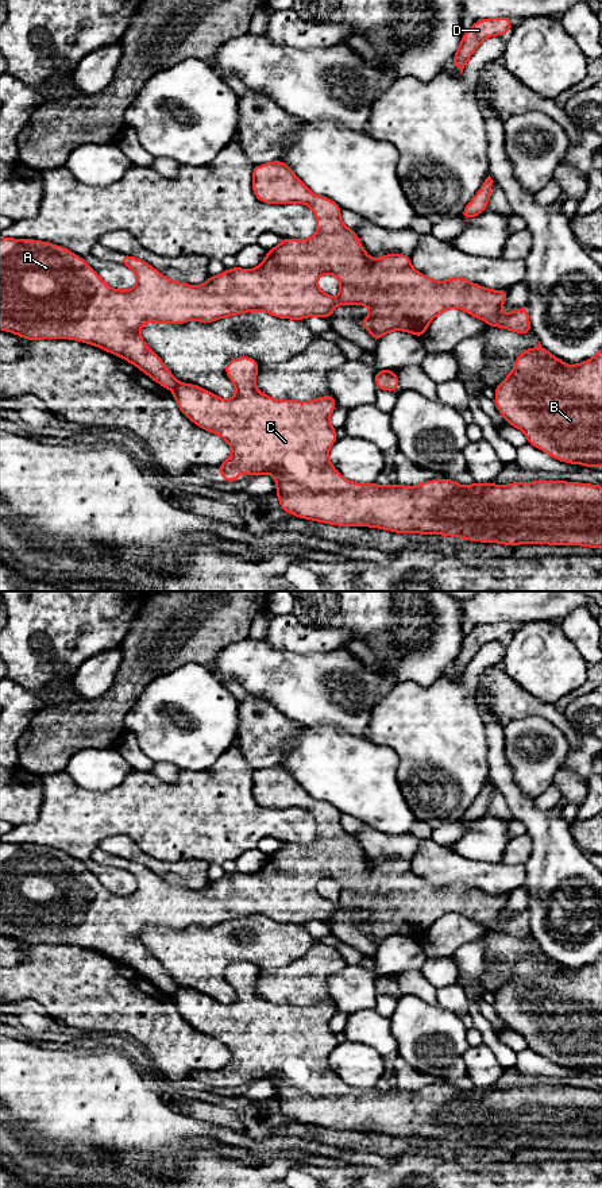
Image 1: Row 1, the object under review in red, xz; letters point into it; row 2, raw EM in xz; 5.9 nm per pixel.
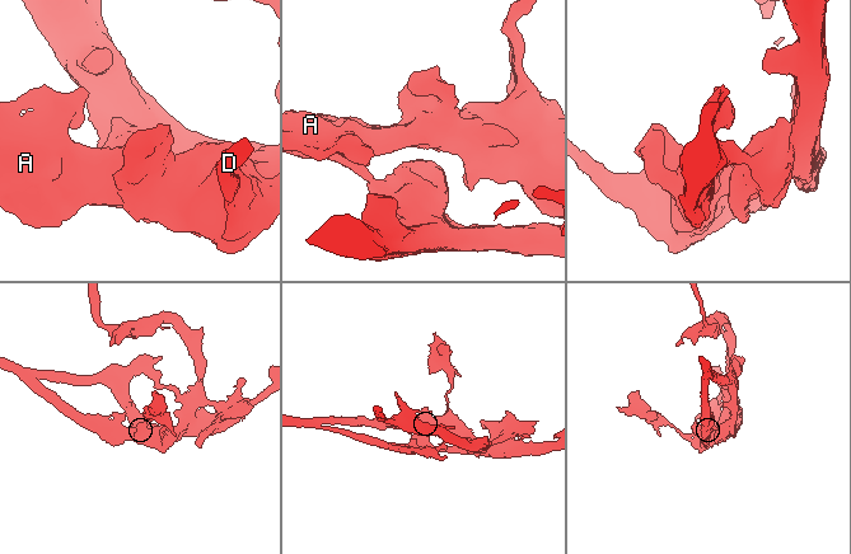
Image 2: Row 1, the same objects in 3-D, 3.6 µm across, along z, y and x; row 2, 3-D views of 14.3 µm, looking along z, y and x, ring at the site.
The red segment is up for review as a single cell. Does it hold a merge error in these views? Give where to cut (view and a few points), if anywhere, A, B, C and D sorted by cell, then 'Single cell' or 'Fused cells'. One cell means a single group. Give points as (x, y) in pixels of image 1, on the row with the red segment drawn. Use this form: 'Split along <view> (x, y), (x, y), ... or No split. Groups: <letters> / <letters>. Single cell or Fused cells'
Split along xz (178, 382), (172, 389). Groups: A B D / C. Fused cells

